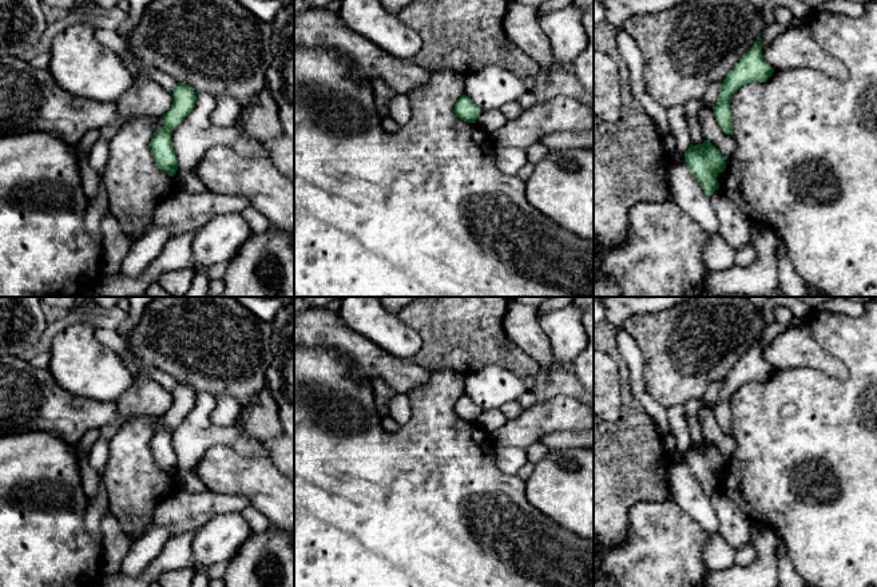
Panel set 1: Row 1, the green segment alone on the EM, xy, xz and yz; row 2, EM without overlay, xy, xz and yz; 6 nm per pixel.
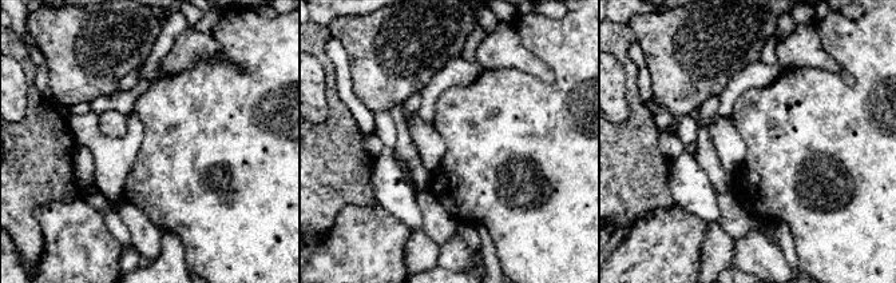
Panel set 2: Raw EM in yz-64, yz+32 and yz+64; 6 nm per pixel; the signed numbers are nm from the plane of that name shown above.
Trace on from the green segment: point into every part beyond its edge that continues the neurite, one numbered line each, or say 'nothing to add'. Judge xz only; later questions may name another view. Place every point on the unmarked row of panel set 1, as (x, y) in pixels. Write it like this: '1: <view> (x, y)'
nothing to add

